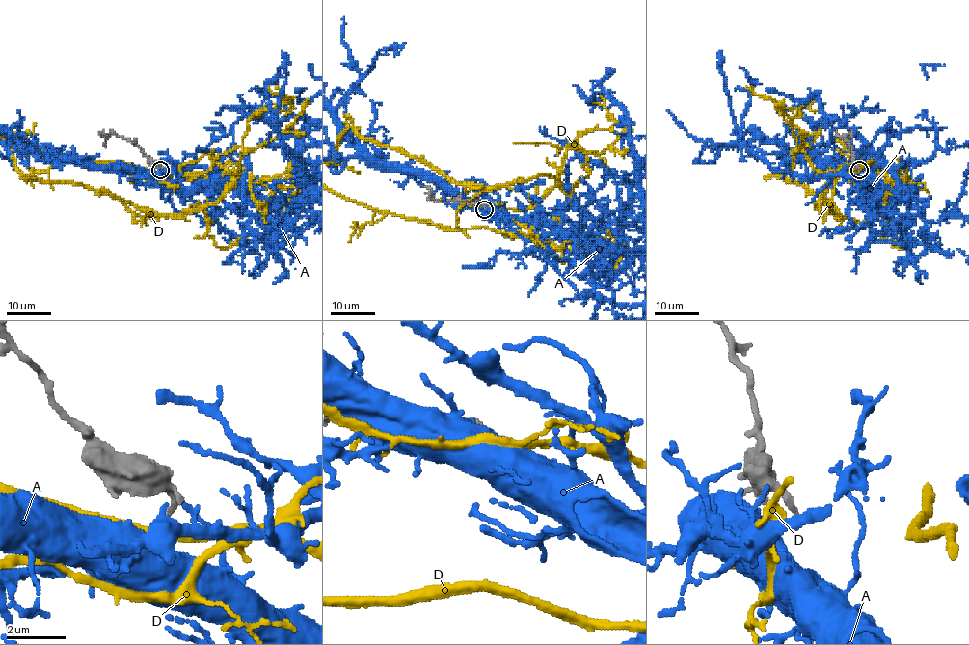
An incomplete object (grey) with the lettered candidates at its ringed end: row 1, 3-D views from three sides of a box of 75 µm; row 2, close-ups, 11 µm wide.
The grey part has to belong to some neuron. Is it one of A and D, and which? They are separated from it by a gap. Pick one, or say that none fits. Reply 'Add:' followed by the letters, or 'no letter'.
Add: no letter

